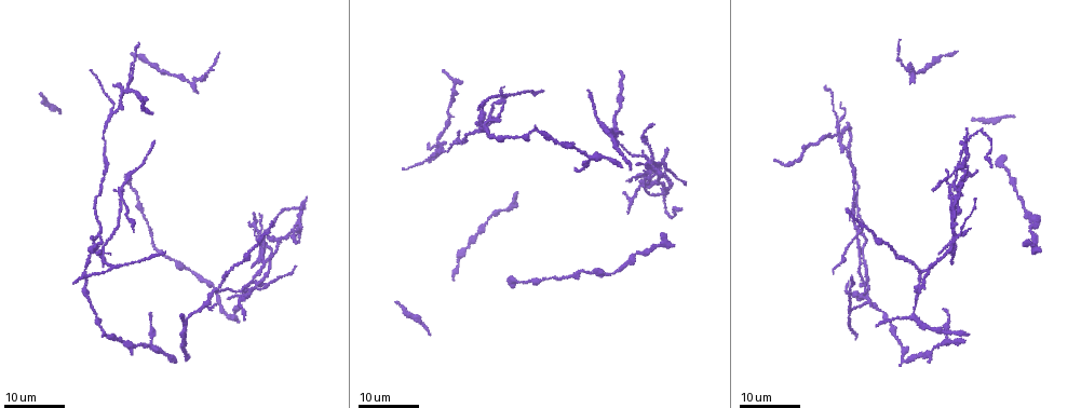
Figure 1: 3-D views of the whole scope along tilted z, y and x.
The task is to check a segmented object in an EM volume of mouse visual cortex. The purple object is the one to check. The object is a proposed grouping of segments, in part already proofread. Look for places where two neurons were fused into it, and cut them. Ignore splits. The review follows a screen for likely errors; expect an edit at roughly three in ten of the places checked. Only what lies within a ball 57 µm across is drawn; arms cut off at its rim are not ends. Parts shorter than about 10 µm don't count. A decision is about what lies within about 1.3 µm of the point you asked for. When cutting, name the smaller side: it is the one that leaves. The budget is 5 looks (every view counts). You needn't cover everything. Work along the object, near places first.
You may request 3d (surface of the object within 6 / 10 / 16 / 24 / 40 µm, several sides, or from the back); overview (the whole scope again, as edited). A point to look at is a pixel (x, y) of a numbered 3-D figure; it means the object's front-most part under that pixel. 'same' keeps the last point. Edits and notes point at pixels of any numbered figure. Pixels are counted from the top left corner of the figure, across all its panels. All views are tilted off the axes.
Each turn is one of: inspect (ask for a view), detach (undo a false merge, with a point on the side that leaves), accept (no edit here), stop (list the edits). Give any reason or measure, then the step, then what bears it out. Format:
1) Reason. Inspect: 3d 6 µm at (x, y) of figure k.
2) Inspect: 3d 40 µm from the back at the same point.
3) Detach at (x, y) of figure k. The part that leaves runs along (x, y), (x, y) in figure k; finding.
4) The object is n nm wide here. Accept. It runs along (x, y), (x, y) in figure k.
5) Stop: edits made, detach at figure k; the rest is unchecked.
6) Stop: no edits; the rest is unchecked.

Small branch off a trunk. Inspect: 3d 24 µm at (919, 273) of figure 1.

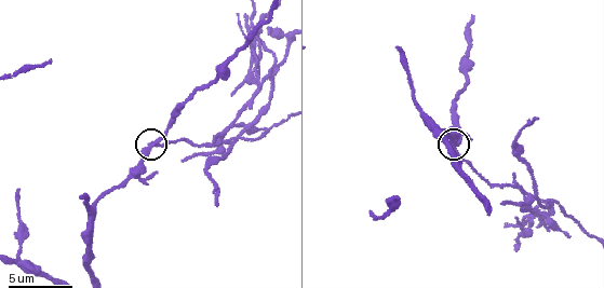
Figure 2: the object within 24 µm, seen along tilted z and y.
Inspect: 3d 6 µm at (155, 144) of figure 2.

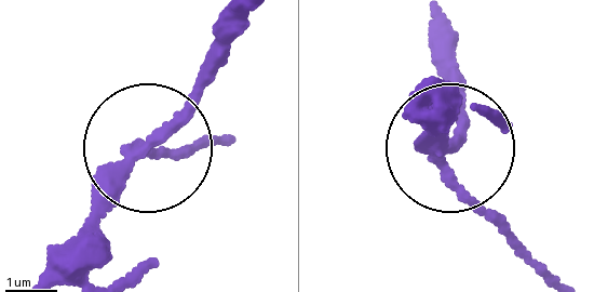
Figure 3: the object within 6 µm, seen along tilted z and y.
The object is 200 nm wide here. Detach at (481, 212) of figure 3. Two neurons meet here.

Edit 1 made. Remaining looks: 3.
Narrows sharply. Inspect: 3d 16 µm at (1031, 229) of figure 1.

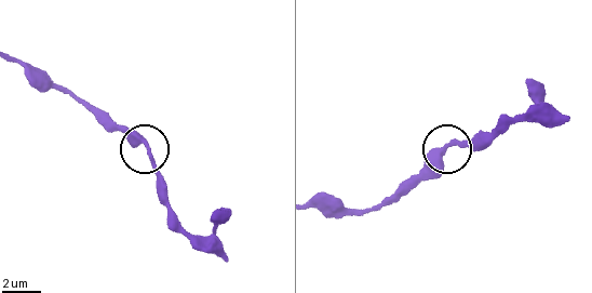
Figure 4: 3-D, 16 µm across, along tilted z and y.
Zoom in. Inspect: 3d 6 µm at (150, 149) of figure 4.

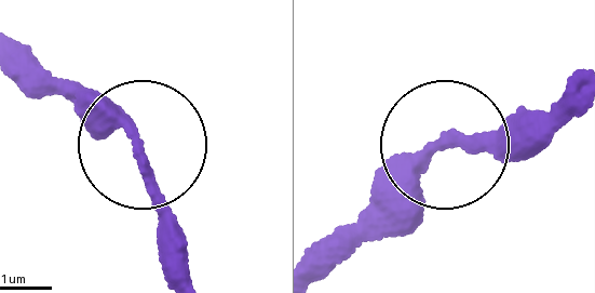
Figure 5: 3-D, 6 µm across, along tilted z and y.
Accept. All the same neuron.

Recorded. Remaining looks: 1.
Stop: edits made, detach at figure 3; the rest is unchecked.

